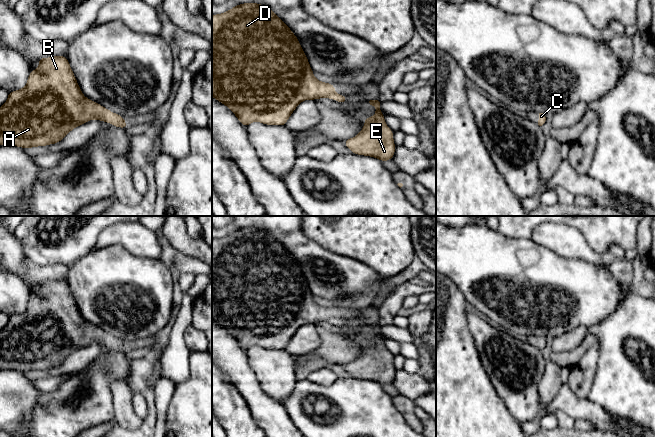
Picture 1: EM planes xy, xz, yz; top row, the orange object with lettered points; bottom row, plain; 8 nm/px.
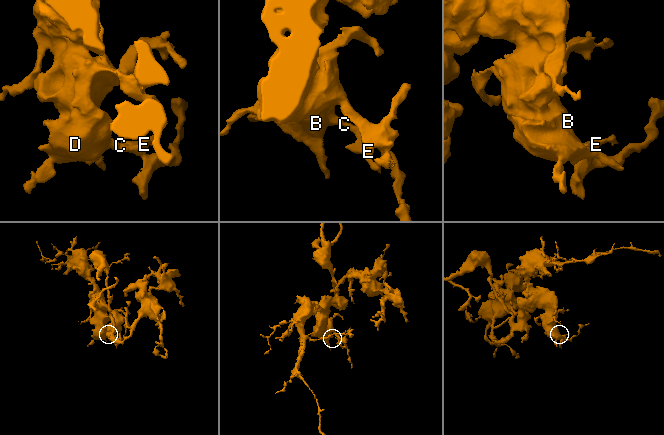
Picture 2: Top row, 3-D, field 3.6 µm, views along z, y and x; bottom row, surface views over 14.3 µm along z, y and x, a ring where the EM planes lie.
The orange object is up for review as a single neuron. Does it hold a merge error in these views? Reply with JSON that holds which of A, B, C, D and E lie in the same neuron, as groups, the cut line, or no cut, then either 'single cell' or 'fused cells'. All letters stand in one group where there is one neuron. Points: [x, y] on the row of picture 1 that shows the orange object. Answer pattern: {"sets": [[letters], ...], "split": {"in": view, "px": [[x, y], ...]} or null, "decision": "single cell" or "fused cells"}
{"sets": [["A", "B", "C", "D", "E"]], "split": null, "decision": "single cell"}

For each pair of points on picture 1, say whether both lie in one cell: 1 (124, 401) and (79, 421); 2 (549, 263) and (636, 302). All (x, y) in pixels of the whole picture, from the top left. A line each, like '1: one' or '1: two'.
1: two
2: two

